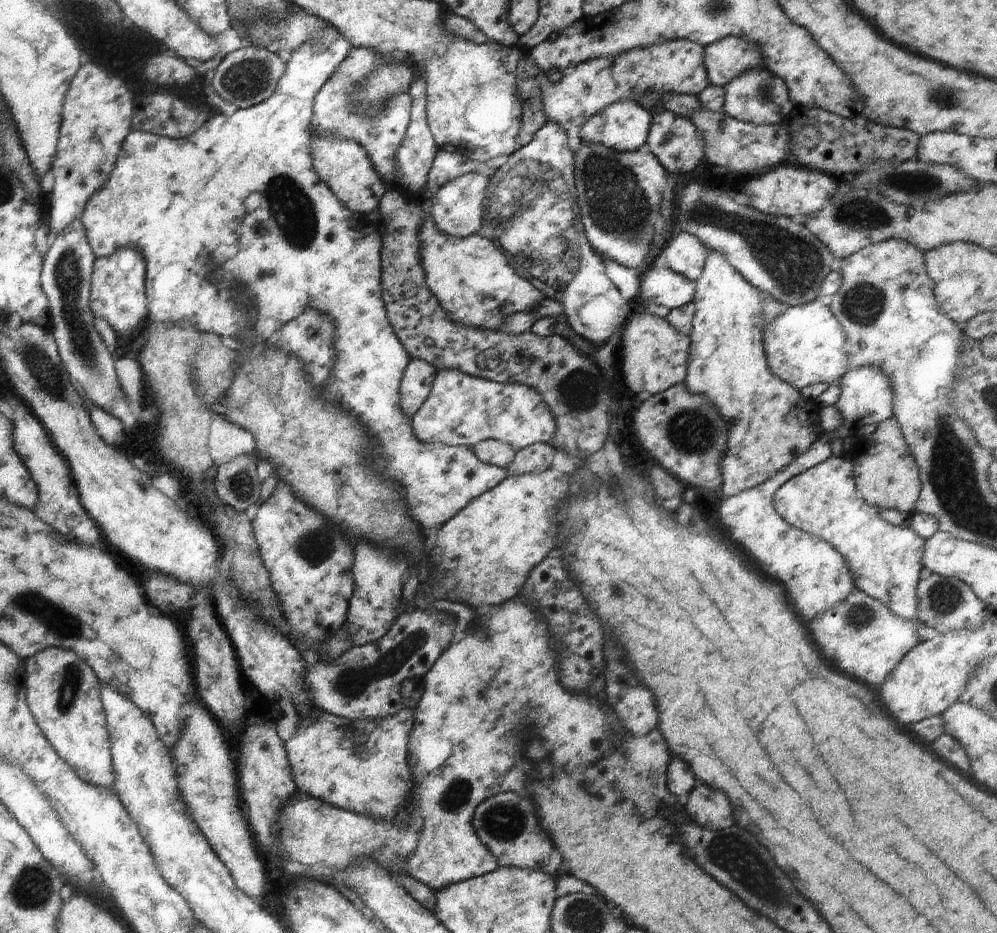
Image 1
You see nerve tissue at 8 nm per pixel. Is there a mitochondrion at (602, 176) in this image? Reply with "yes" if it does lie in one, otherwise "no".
yes

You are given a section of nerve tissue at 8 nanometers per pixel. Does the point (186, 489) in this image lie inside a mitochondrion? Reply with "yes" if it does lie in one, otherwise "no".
no

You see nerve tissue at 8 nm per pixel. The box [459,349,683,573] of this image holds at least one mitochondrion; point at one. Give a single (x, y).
(573, 390)

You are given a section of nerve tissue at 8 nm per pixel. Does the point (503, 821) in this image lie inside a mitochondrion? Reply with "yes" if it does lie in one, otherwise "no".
yes

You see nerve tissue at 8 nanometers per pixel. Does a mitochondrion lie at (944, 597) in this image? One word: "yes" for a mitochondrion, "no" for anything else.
yes

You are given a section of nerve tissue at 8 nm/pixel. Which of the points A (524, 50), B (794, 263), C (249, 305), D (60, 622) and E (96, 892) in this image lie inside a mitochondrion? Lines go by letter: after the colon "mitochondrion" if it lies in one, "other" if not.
A: other
B: mitochondrion
C: other
D: mitochondrion
E: other

